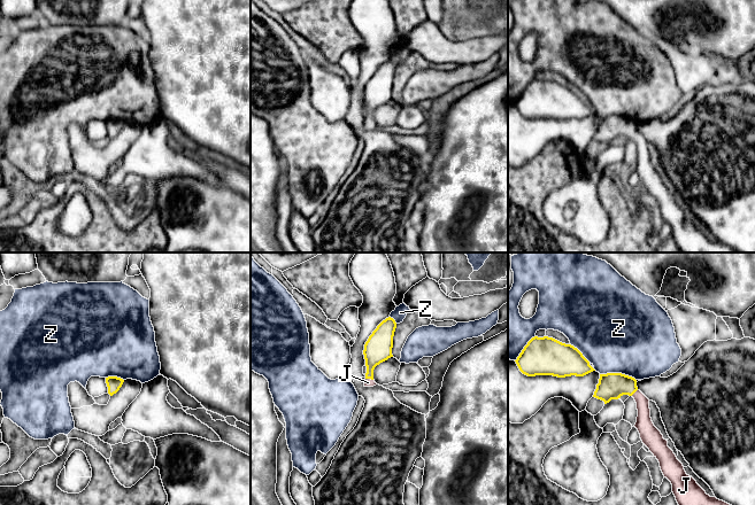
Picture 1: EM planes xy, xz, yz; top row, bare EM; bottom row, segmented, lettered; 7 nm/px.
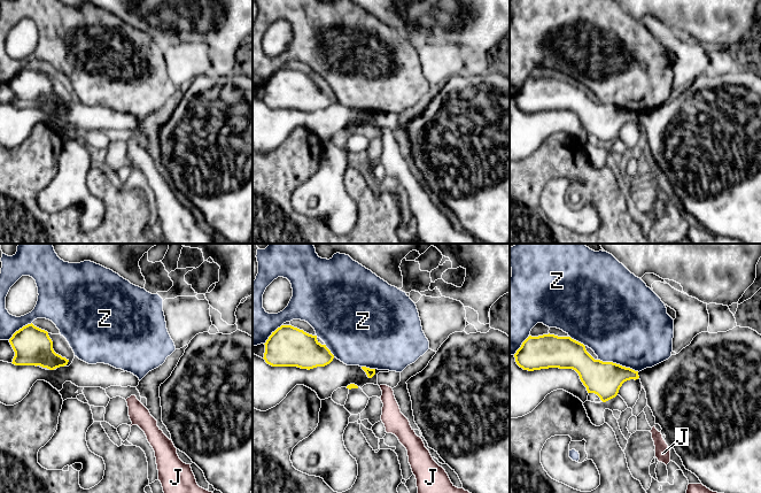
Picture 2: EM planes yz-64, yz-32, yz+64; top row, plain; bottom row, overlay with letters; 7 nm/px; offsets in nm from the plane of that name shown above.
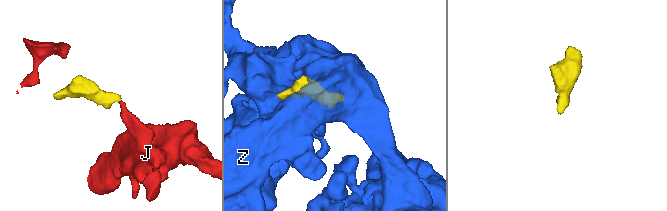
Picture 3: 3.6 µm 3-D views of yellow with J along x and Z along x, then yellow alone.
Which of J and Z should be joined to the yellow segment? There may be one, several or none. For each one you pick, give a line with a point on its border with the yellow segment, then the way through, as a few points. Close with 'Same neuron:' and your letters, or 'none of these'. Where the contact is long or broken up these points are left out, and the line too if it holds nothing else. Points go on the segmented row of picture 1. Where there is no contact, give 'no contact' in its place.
J: contact xz (369, 378); way xz (378, 348), (370, 363), (369, 378), (368, 382)
Same neuron: J

